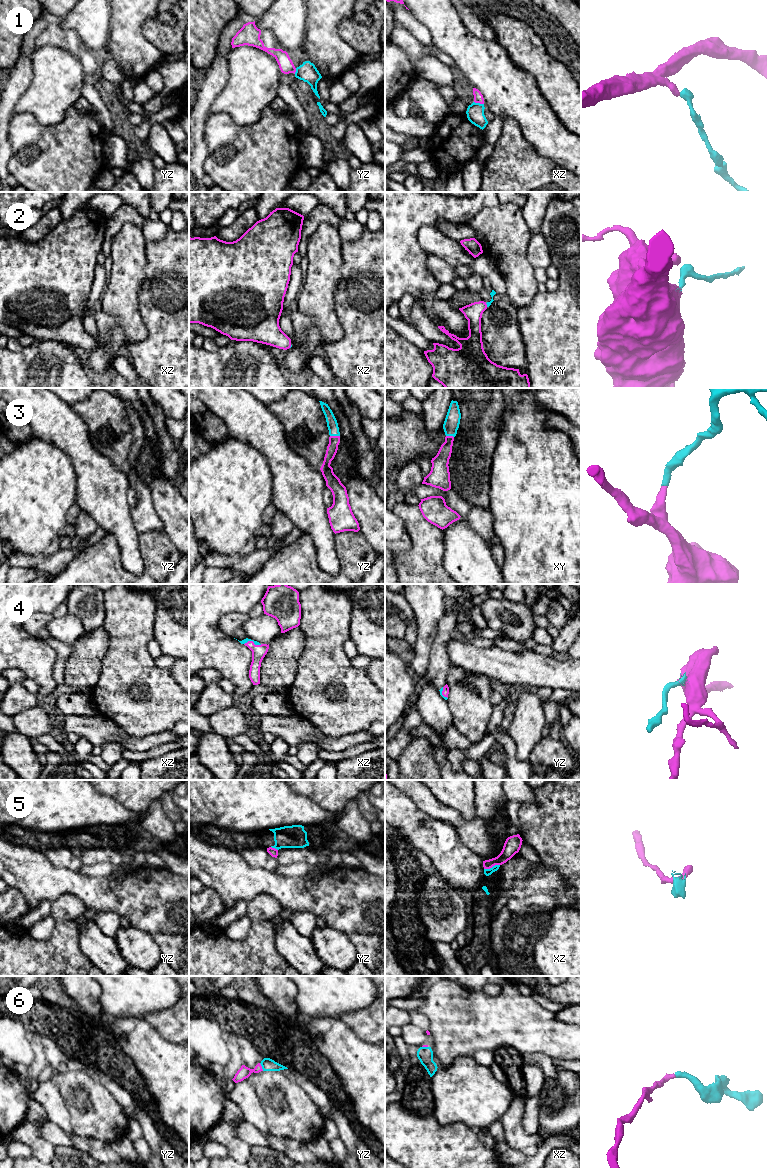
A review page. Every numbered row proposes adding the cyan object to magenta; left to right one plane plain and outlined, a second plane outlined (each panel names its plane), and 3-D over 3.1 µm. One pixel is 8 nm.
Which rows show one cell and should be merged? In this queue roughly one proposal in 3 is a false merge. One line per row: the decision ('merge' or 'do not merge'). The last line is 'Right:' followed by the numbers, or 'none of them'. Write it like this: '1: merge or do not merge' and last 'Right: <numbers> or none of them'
1: merge
2: merge
3: merge
4: merge
5: do not merge
6: merge
Right: 1, 2, 3, 4, 6

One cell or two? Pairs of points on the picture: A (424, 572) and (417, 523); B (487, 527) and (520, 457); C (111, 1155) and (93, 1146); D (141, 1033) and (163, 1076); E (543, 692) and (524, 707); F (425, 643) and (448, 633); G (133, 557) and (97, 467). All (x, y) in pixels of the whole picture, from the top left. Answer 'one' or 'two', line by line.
A: one
B: two
C: one
D: one
E: two
F: two
G: one

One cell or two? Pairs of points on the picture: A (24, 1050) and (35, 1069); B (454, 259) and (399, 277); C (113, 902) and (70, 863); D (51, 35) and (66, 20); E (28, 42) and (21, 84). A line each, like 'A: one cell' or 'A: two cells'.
A: two cells
B: two cells
C: two cells
D: two cells
E: one cell

